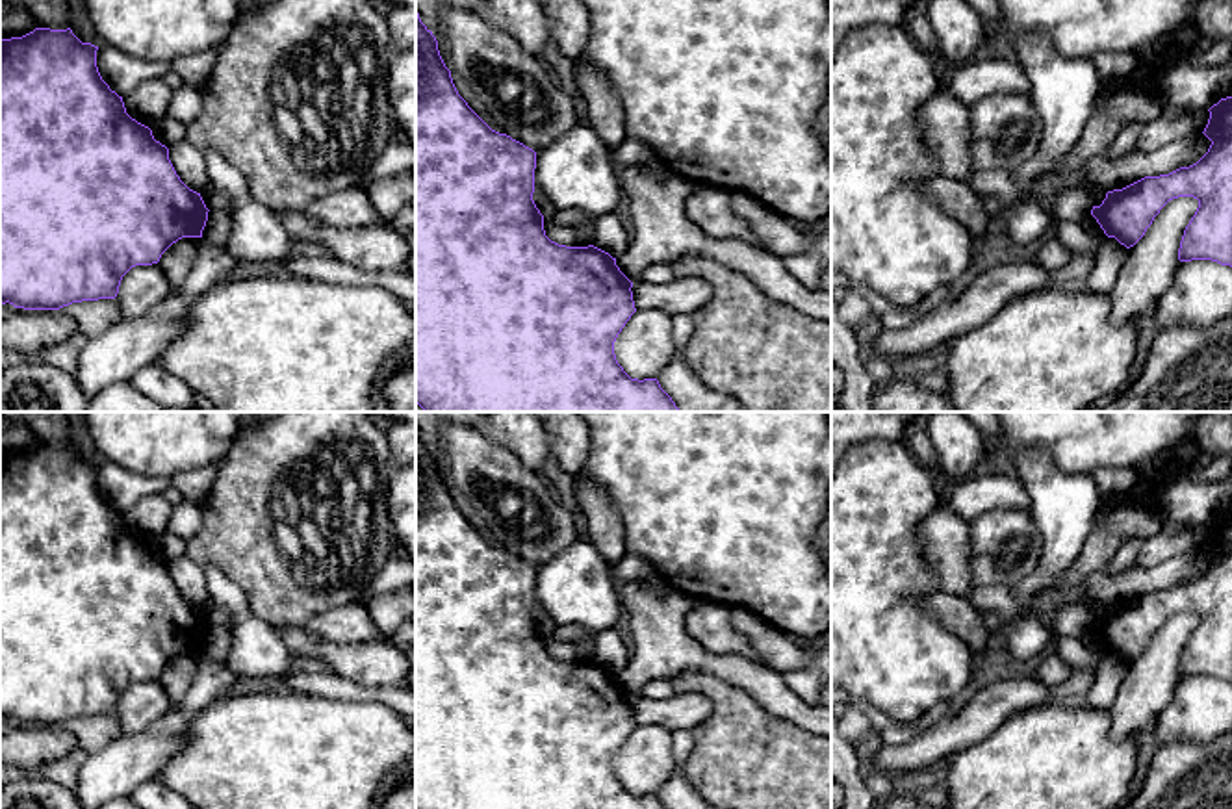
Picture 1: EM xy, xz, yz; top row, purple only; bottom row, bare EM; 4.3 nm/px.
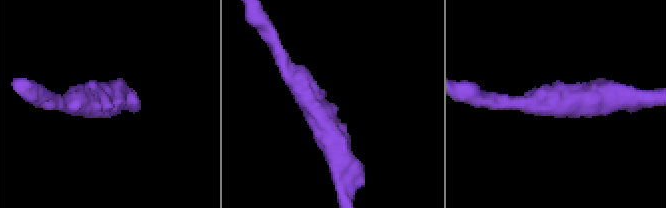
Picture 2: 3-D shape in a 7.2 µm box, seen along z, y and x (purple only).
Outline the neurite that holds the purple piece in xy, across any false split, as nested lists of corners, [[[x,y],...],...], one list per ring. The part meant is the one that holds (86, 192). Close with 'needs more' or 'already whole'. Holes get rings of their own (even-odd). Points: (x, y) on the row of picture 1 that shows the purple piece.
[[[35,28],[0,41],[0,304],[59,310],[115,299],[132,267],[158,263],[182,238],[202,238],[210,210],[200,193],[180,180],[152,130],[126,113],[98,72],[96,50],[71,28]]]; already whole

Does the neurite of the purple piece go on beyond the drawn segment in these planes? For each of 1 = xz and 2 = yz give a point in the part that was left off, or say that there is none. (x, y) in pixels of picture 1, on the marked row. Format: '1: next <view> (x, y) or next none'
1: next none
2: next none

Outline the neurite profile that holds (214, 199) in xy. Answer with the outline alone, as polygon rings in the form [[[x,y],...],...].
[[[210,186],[200,193],[200,197],[208,210],[232,212],[232,200],[221,189]]]

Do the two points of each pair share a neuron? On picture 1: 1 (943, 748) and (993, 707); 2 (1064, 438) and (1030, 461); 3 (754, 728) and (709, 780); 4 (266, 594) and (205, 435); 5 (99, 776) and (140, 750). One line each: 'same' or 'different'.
1: same
2: different
3: same
4: different
5: same

